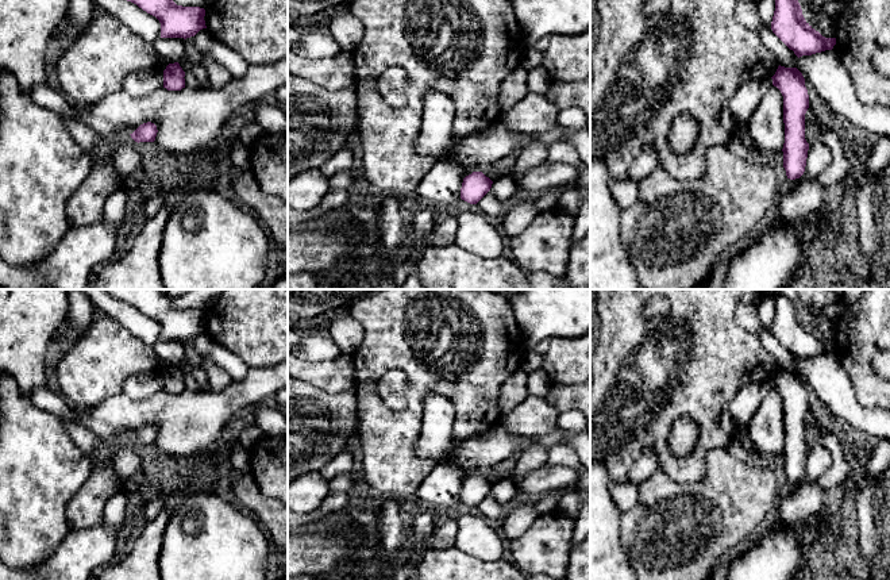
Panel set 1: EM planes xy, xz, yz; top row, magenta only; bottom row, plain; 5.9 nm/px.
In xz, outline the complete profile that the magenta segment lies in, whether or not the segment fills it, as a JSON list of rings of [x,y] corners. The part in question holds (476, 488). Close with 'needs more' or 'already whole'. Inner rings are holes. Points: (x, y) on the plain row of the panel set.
[[[473,475],[466,479],[461,491],[461,502],[477,507],[492,491],[493,484],[482,475]]]; already whole

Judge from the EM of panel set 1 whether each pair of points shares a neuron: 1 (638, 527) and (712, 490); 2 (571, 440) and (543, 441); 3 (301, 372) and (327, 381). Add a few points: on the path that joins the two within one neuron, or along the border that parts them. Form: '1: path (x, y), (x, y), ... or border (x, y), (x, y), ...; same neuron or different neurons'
1: path (657, 527), (674, 527), (693, 509); same neuron
2: path (565, 438), (550, 438); same neuron
3: path (308, 372), (320, 375); same neuron

